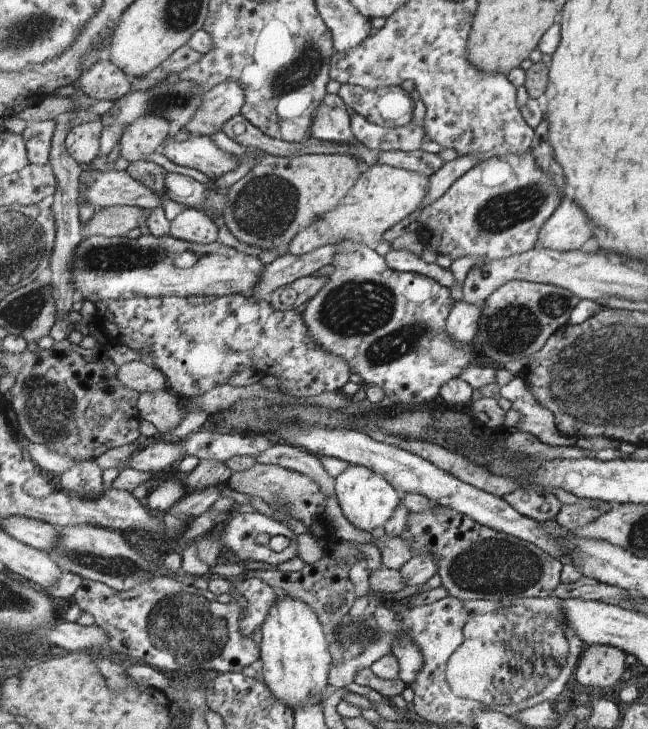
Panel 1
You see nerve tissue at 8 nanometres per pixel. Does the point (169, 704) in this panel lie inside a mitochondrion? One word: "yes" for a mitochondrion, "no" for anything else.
no

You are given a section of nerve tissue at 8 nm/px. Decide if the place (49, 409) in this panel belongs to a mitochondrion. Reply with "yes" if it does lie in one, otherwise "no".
yes

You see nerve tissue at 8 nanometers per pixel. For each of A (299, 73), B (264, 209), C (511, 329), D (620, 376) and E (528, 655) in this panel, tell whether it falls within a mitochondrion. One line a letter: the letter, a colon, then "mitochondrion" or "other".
A: mitochondrion
B: mitochondrion
C: mitochondrion
D: mitochondrion
E: mitochondrion

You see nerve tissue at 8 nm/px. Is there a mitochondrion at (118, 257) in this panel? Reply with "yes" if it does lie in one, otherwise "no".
yes

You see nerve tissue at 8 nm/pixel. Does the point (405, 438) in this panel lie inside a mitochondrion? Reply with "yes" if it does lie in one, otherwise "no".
no

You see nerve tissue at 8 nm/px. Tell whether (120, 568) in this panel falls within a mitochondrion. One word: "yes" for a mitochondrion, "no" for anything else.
yes

